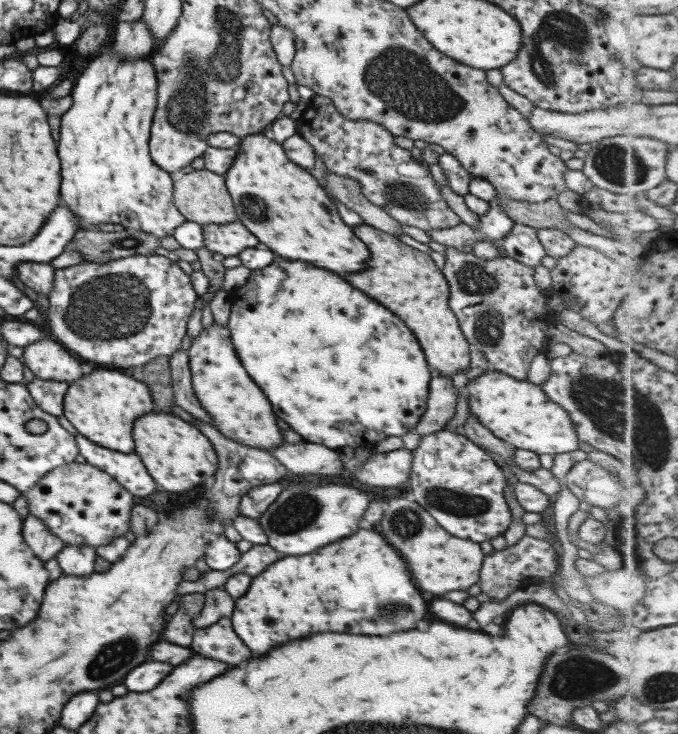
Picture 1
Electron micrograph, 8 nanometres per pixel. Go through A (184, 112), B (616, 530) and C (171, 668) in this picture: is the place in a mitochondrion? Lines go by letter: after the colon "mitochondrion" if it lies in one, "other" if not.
A: mitochondrion
B: other
C: other

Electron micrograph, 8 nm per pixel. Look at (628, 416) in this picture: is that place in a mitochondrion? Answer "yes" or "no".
yes

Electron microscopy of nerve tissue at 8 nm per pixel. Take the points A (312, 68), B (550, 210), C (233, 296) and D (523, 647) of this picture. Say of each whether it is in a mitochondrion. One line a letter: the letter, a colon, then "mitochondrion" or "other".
A: other
B: other
C: other
D: other

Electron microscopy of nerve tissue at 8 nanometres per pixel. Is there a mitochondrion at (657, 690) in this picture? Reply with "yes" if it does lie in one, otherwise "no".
yes

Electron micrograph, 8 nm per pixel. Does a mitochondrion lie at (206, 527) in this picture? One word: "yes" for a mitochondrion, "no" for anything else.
no

